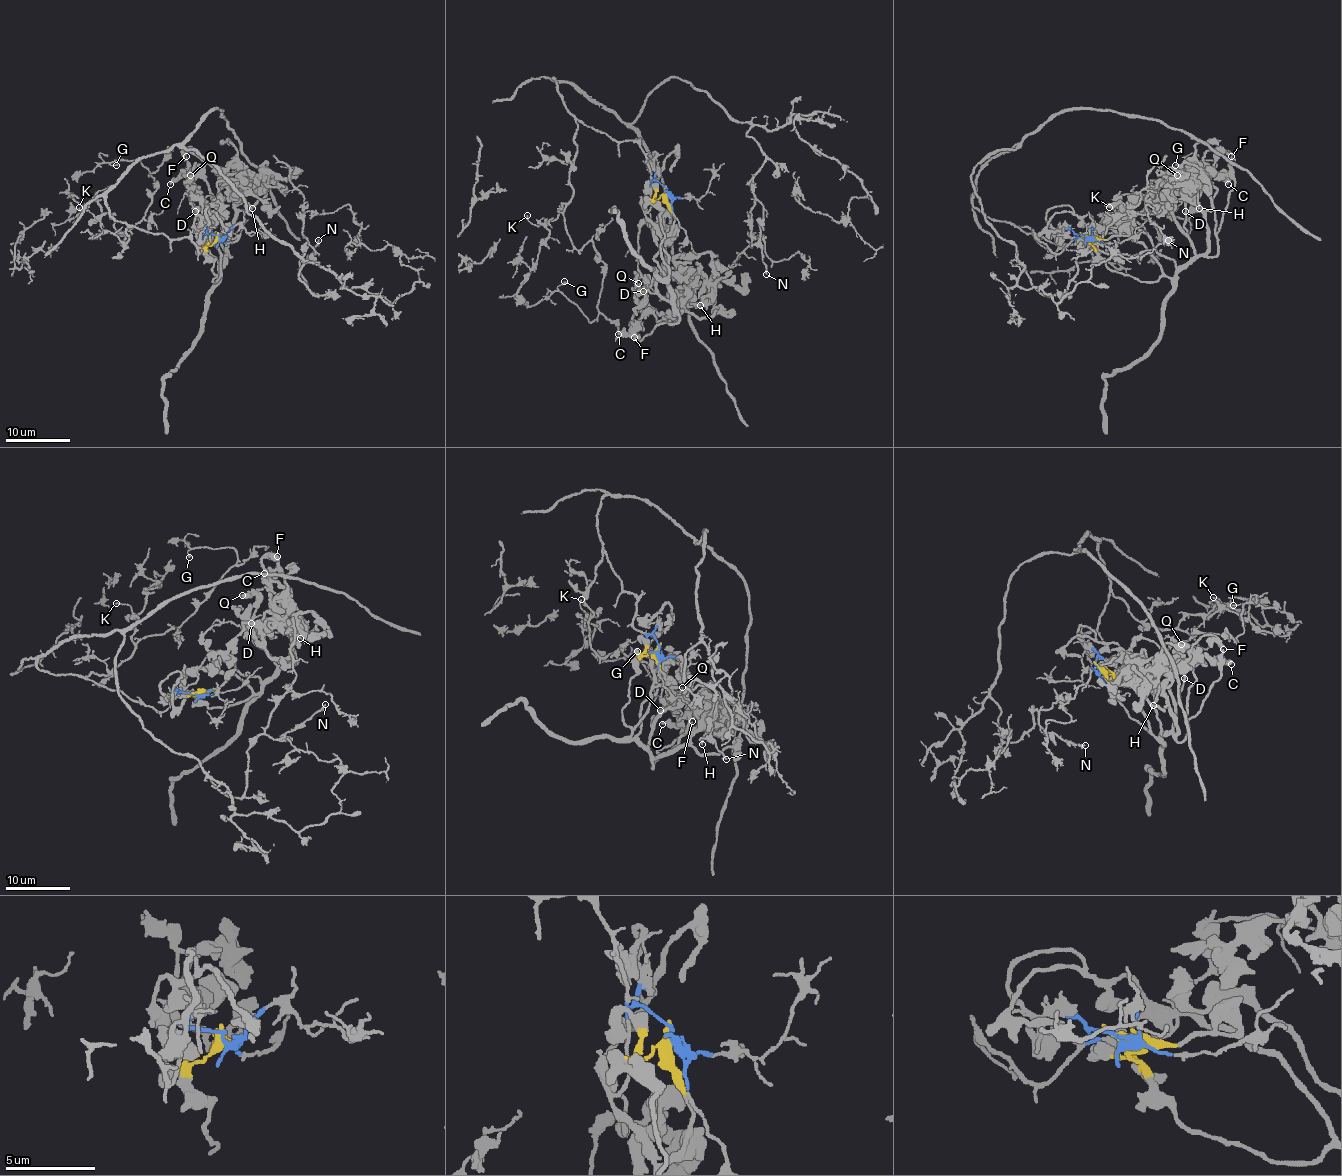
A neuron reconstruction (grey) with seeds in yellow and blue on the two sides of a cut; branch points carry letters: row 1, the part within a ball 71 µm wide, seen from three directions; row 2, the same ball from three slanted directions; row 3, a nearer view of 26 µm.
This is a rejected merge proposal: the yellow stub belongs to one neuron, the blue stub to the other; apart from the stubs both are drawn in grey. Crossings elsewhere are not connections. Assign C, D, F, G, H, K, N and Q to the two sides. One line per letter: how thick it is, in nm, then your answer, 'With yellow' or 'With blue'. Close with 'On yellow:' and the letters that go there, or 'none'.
C: Thickness 400 nm. With yellow
D: Thickness 240 nm. With yellow
F: Thickness 200 nm. With yellow
G: Thickness 160 nm. With blue
H: Thickness 280 nm. With yellow
K: Thickness 130 nm. With blue
N: Thickness 150 nm. With blue
Q: Thickness 400 nm. With yellow
On yellow: C, D, F, H, Q

